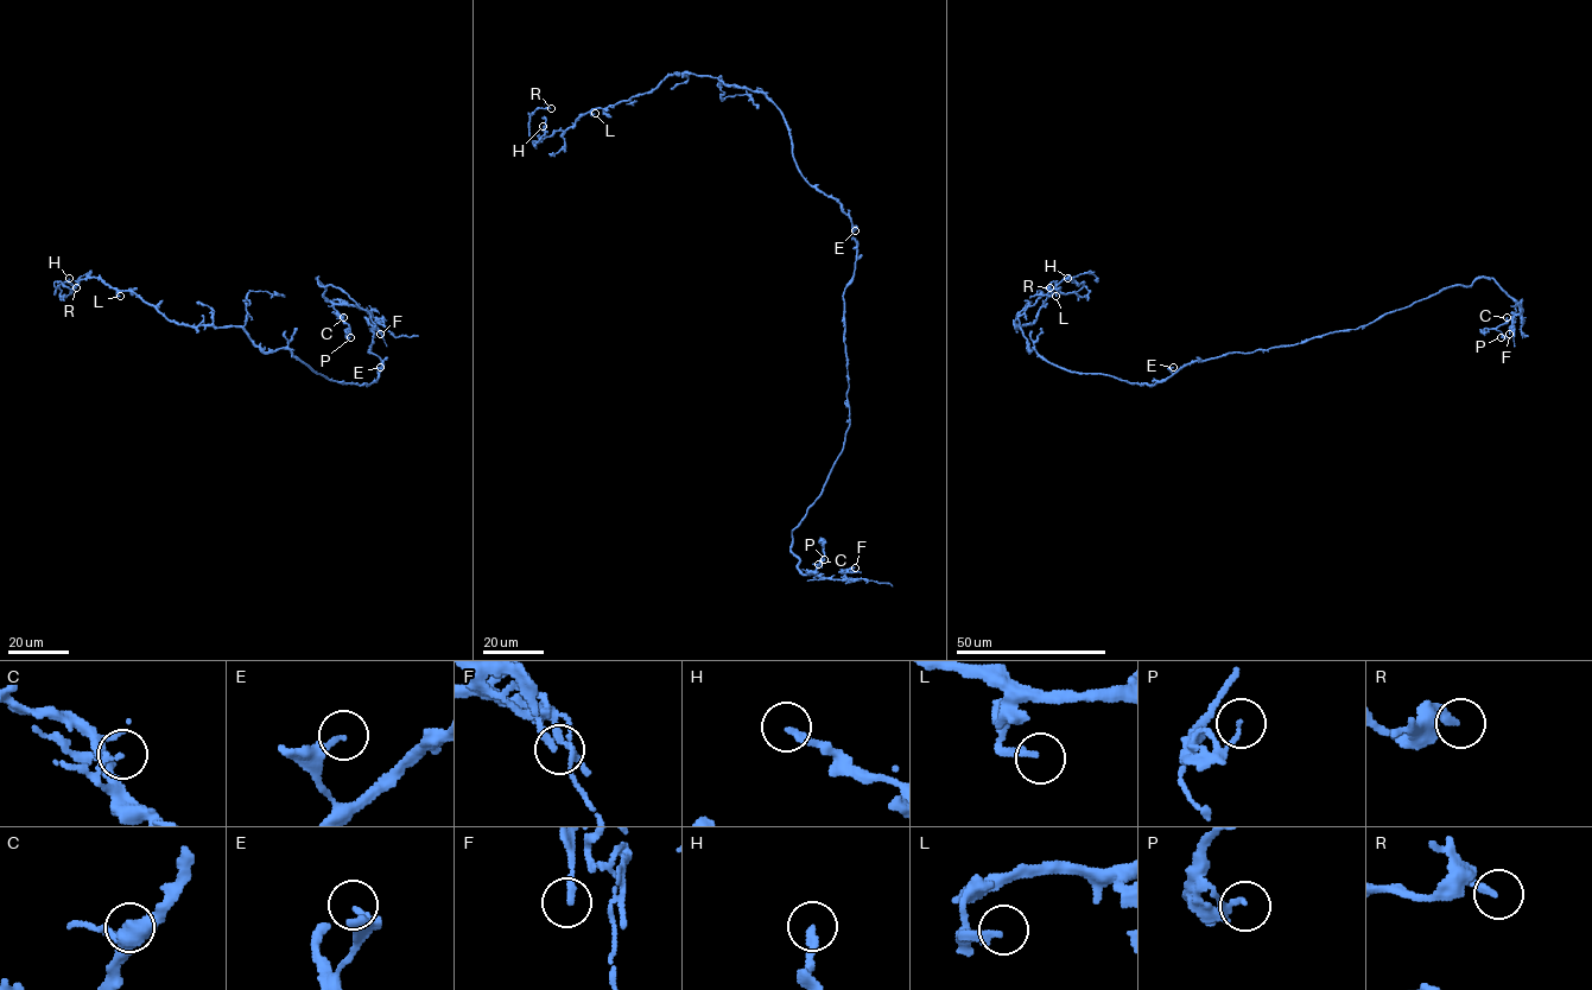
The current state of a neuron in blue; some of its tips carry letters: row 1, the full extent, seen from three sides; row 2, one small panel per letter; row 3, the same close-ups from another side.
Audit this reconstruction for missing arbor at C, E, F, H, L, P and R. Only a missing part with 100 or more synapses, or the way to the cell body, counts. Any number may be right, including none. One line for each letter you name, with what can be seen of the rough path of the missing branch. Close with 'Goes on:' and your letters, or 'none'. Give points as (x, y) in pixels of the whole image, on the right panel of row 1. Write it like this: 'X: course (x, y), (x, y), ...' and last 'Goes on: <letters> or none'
Goes on: none

